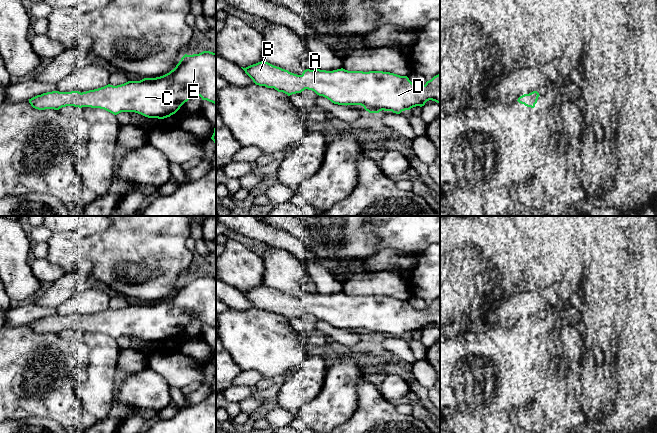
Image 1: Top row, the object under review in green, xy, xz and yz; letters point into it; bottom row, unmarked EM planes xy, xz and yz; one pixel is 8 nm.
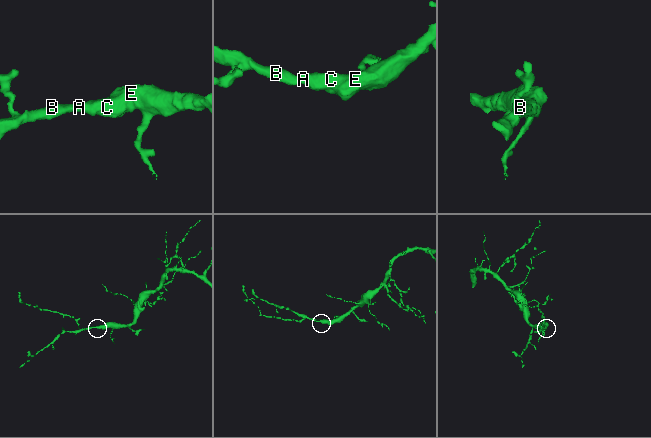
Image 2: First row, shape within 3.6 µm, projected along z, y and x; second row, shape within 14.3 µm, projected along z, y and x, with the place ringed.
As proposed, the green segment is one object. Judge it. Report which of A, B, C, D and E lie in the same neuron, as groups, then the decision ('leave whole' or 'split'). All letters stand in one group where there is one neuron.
A B C D E | leave whole

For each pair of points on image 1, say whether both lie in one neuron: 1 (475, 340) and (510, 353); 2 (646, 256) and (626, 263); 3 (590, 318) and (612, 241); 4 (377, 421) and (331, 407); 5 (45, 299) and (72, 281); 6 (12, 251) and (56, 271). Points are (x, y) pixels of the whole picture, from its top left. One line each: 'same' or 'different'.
1: same
2: different
3: same
4: different
5: same
6: different

